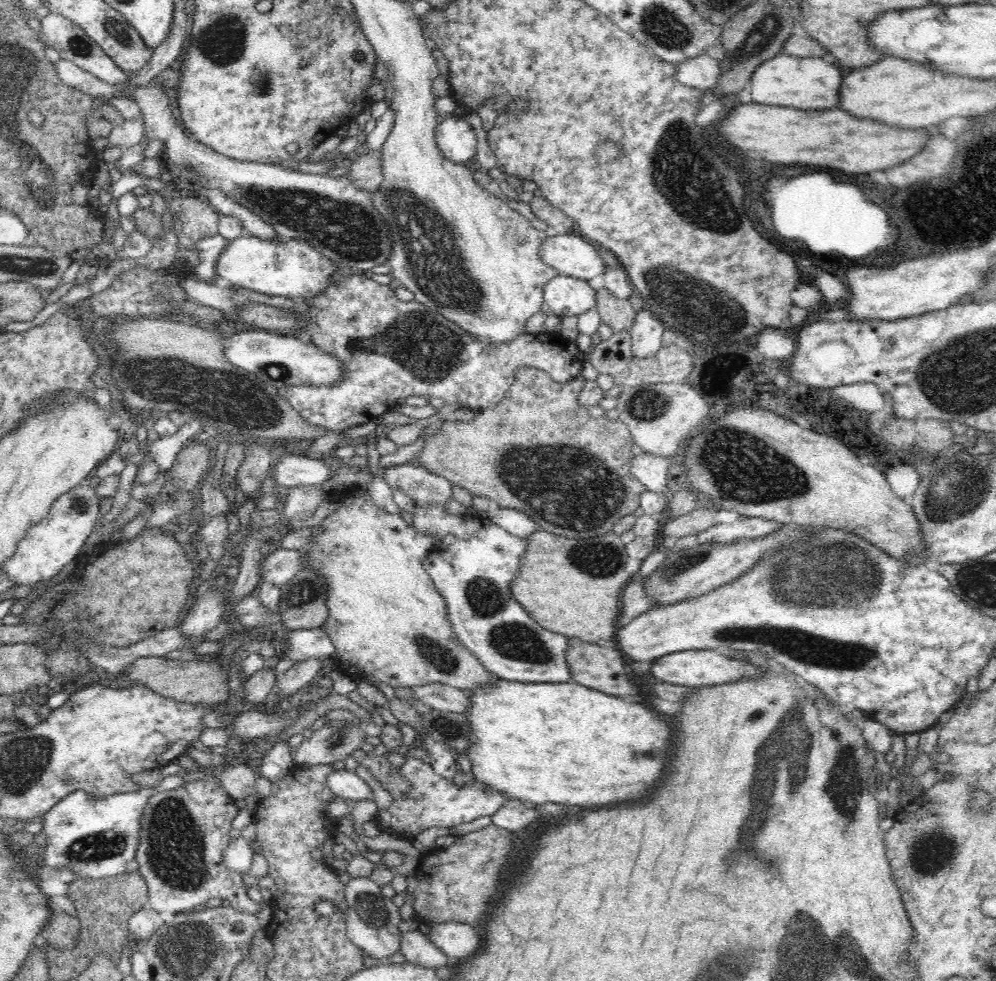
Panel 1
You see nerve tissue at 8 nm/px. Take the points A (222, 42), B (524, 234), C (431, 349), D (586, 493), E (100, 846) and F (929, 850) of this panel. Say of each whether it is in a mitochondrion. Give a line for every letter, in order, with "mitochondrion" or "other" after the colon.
A: mitochondrion
B: other
C: mitochondrion
D: mitochondrion
E: mitochondrion
F: mitochondrion

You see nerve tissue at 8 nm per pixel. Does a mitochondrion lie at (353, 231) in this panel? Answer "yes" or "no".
yes

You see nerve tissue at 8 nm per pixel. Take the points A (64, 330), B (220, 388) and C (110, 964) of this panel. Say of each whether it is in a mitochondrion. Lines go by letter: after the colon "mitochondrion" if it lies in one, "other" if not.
A: other
B: mitochondrion
C: other

